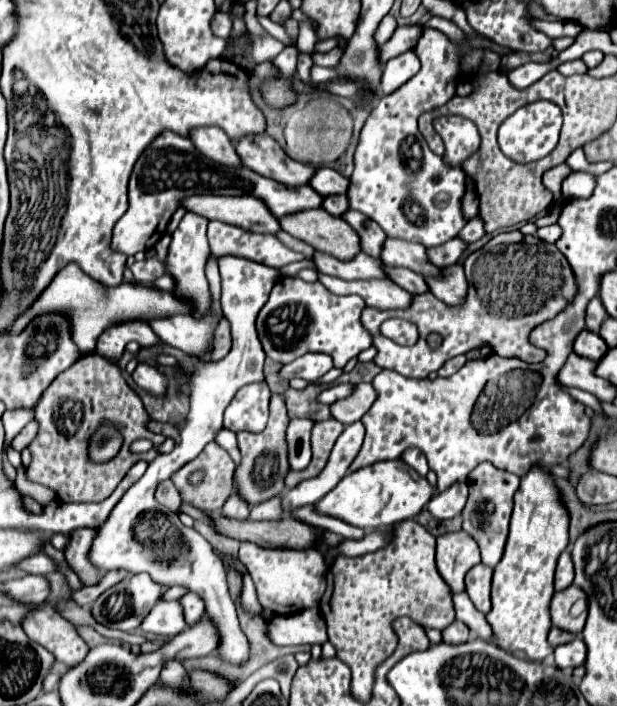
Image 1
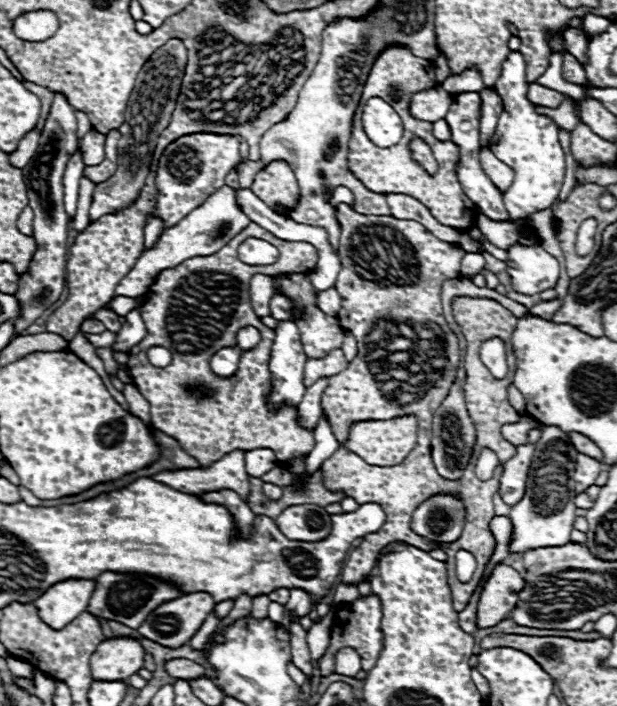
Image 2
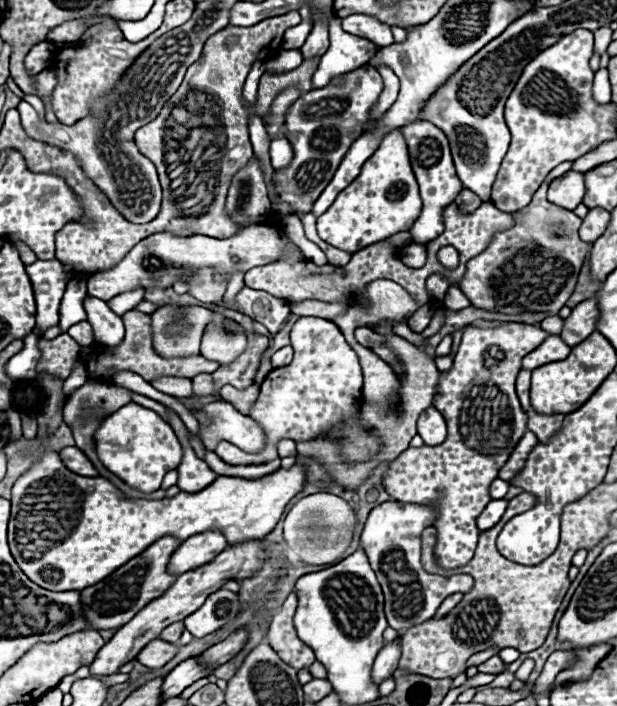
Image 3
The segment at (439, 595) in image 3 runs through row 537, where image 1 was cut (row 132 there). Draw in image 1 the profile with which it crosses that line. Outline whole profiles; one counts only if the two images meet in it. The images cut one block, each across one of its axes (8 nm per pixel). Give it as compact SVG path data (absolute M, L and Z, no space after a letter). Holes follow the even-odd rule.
M424 26L422 36L414 48L416 56L422 62L420 72L410 78L410 82L402 84L394 94L386 94L380 98L380 102L372 108L362 132L360 142L354 154L354 172L350 176L350 208L366 214L374 222L380 224L380 228L390 238L400 238L408 242L420 242L424 246L440 246L452 238L458 236L458 232L466 226L466 216L462 210L462 198L466 192L464 180L466 174L462 168L450 168L442 162L440 156L436 156L422 134L418 132L418 116L444 106L456 92L458 80L458 48L448 40L448 36L436 28Z

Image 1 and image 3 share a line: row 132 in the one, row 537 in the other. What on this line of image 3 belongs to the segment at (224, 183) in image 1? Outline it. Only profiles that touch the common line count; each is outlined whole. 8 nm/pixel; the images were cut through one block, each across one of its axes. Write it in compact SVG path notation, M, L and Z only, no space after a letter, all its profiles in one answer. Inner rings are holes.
M162 536L162 540L156 540L146 548L142 554L134 556L130 562L126 562L122 568L112 572L102 582L84 588L82 594L82 610L86 620L96 630L108 630L108 628L120 628L122 624L130 622L150 600L156 596L162 596L170 584L174 584L176 576L168 574L168 562L170 556L176 552L176 548L182 544L182 540L172 536Z

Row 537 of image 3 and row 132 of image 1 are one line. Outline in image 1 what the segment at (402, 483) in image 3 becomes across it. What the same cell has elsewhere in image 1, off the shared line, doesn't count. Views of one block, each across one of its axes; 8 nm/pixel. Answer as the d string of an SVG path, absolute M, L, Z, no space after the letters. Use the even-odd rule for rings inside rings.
M440 116L434 120L434 130L446 146L442 160L452 168L462 166L464 158L470 158L480 146L480 134L474 122L462 116Z

